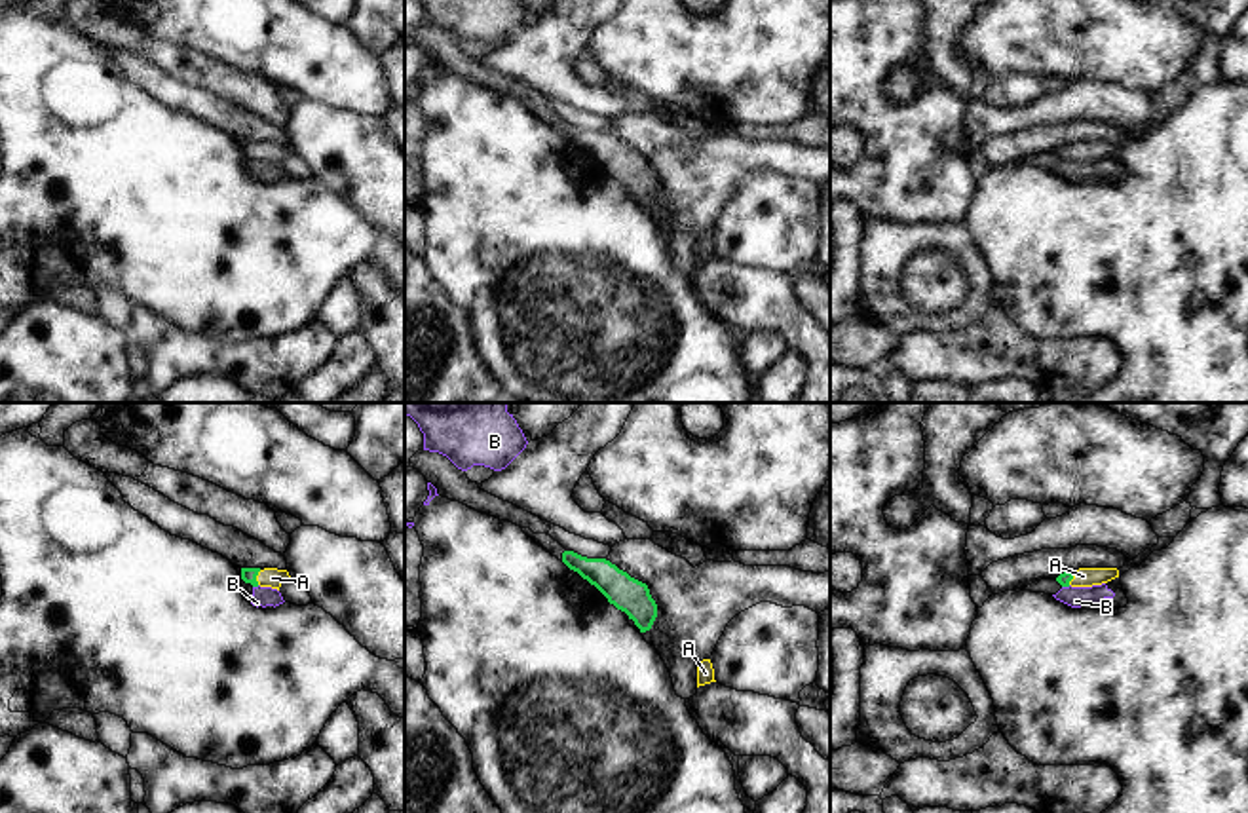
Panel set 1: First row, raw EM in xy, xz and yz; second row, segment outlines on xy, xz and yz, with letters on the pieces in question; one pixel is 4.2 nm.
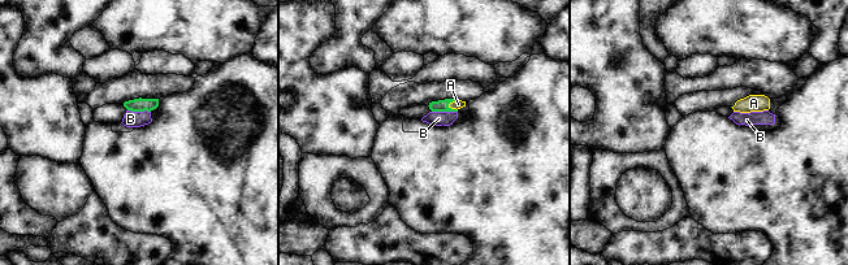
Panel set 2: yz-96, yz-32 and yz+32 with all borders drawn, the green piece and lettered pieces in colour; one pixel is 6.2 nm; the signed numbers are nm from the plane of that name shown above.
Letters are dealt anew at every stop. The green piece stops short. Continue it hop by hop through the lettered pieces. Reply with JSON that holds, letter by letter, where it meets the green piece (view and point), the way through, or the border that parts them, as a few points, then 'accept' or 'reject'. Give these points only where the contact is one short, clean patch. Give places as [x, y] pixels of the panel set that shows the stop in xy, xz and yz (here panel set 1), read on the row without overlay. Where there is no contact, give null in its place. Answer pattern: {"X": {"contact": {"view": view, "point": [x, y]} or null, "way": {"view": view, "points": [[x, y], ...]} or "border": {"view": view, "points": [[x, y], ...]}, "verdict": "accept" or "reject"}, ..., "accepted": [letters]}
{"A": {"contact": {"view": "xy", "point": [255, 152]}, "way": {"view": "xy", "points": [[247, 149], [255, 152], [272, 152]]}, "verdict": "accept"}, "B": {"contact": {"view": "xy", "point": [255, 160]}, "verdict": "reject"}, "accepted": ["A"]}

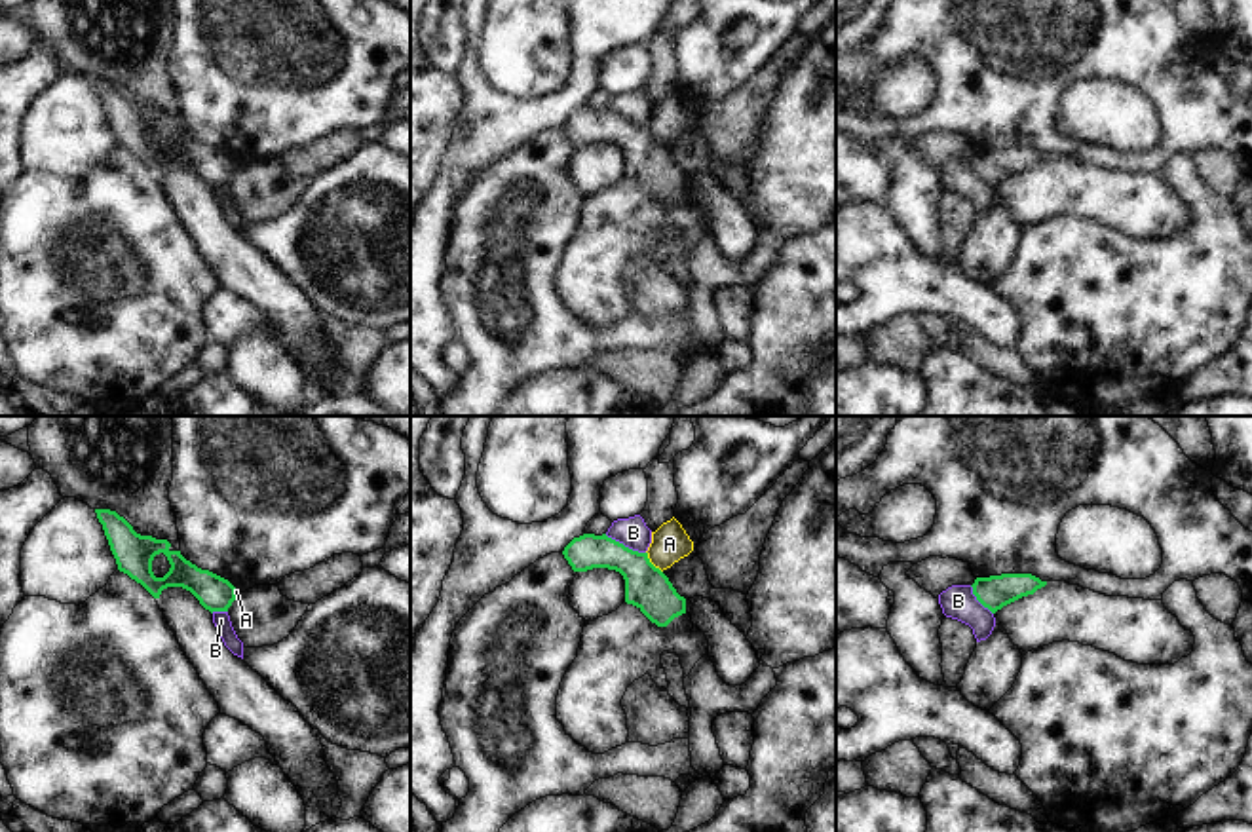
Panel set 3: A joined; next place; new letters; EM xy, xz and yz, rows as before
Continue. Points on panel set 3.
{"A": {"contact": {"view": "xz", "point": [650, 137]}, "border": {"view": "xz", "points": [[646, 126], [646, 132], [662, 147]]}, "verdict": "reject"}, "B": {"contact": {"view": "xz", "point": [624, 120]}, "border": {"view": "xz", "points": [[605, 109], [644, 128]]}, "verdict": "reject"}, "accepted": []}

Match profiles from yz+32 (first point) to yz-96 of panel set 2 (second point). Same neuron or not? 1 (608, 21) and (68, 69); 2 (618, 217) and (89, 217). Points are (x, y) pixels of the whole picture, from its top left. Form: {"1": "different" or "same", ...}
{"1": "different", "2": "different"}

